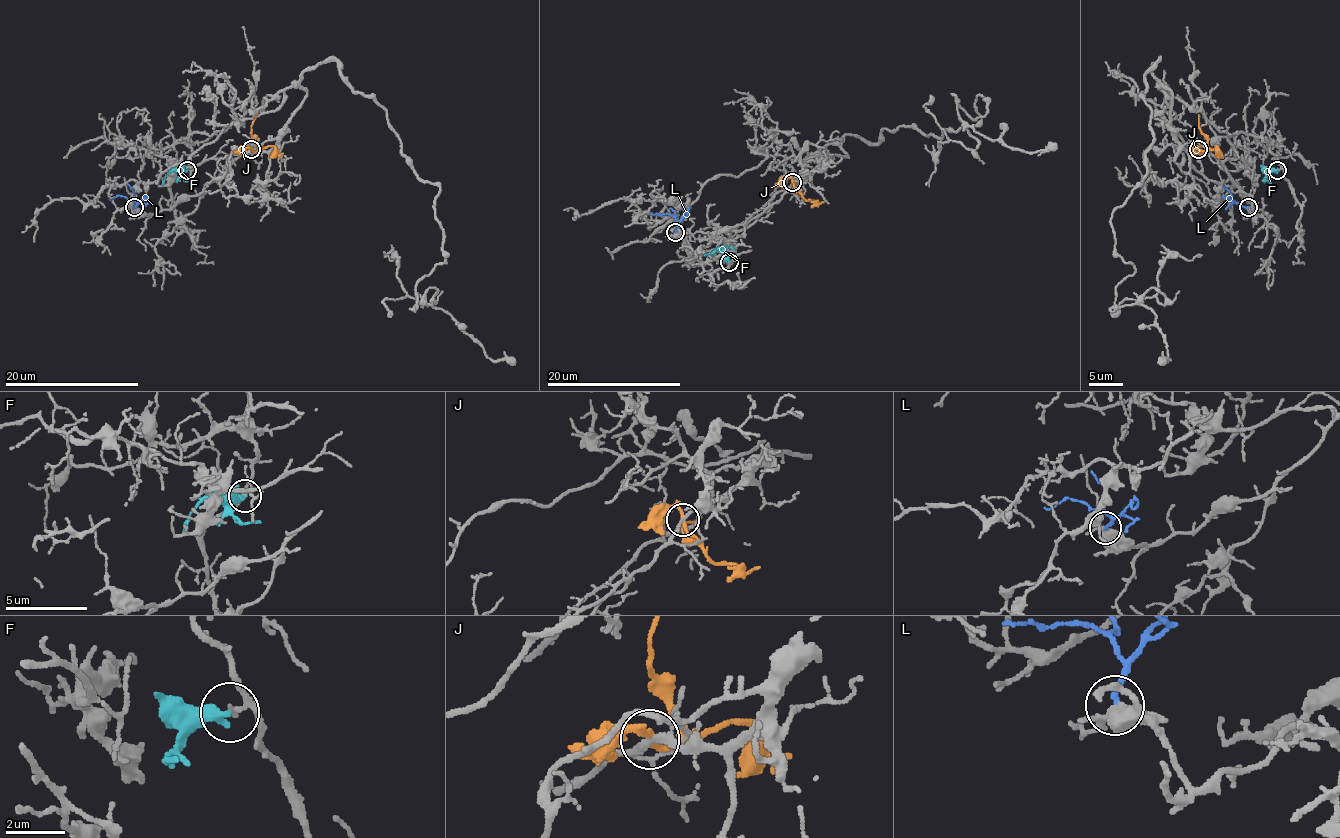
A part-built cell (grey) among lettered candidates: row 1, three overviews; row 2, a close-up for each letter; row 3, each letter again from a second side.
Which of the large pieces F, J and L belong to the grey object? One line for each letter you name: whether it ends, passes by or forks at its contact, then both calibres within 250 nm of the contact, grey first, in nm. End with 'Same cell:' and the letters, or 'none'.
Same cell: none

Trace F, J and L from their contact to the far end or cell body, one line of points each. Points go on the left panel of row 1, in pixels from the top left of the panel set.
F: (187, 170), (172, 170), (162, 185)
J: (251, 150), (257, 148), (251, 128), (256, 115)
L: (133, 207), (132, 200), (118, 195), (108, 198)

